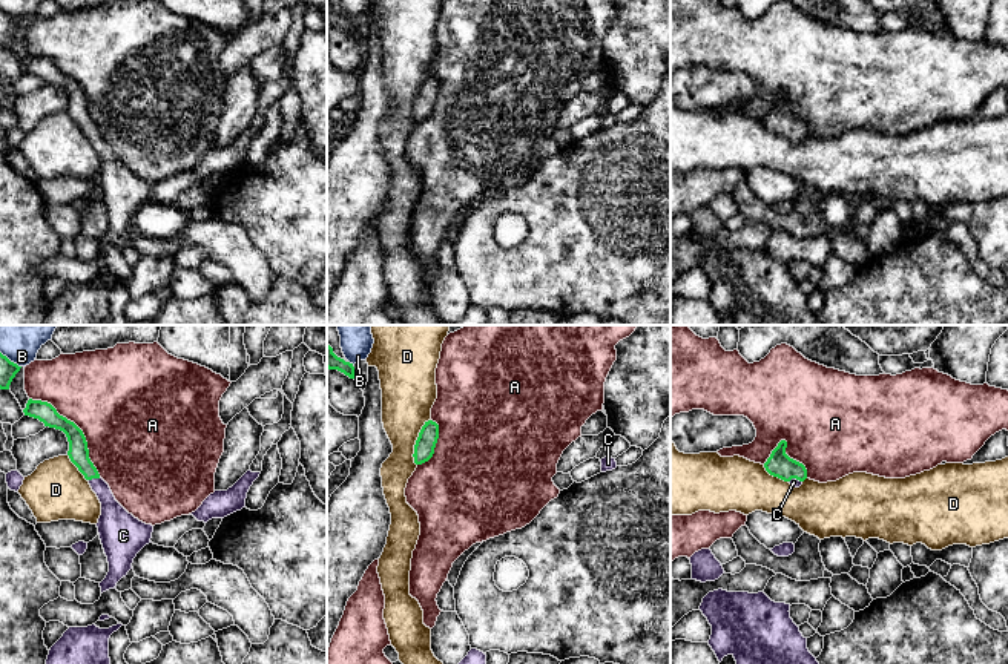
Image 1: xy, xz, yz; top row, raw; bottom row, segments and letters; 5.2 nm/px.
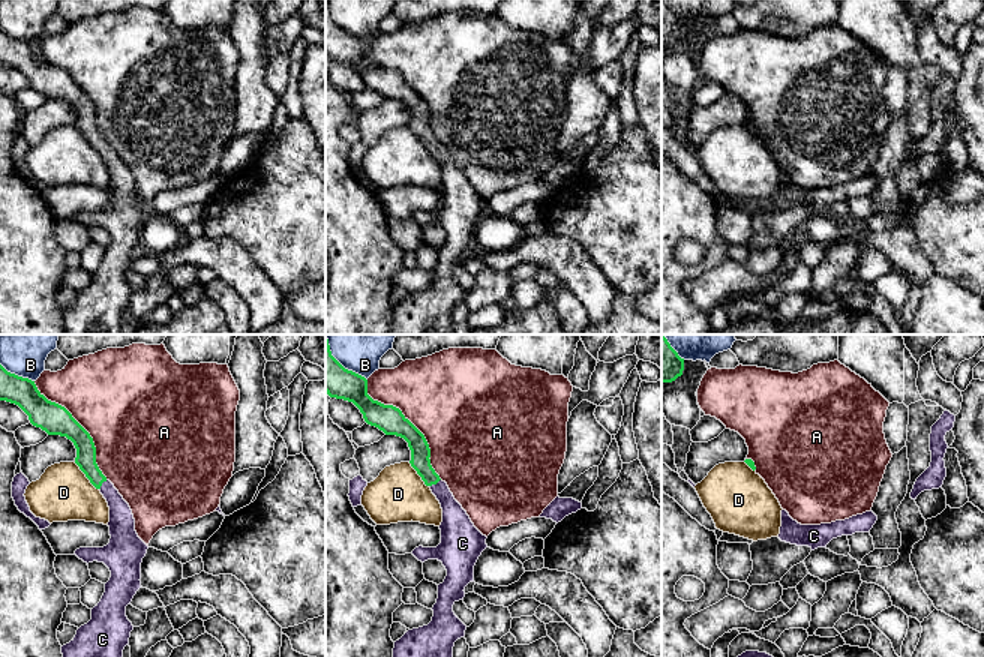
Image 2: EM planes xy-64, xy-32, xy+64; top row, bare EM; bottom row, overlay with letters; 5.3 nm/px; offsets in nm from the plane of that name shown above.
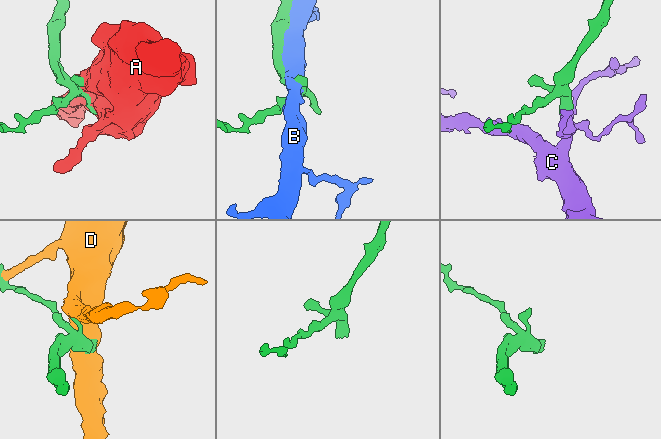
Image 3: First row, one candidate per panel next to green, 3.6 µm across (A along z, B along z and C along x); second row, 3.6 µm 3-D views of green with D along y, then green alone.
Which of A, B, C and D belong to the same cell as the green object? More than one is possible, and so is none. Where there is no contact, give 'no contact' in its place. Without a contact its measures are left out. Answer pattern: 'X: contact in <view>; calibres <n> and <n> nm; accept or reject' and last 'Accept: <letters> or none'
A: contact in xy; calibres 110 and 500 nm; reject
B: contact in xy; calibres 90 and 120 nm; reject
C: contact in xy; calibres 110 and 160 nm; accept
D: contact in xz; calibres 110 and 280 nm; reject
Accept: C

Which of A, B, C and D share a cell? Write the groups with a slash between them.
A / B / C / D

